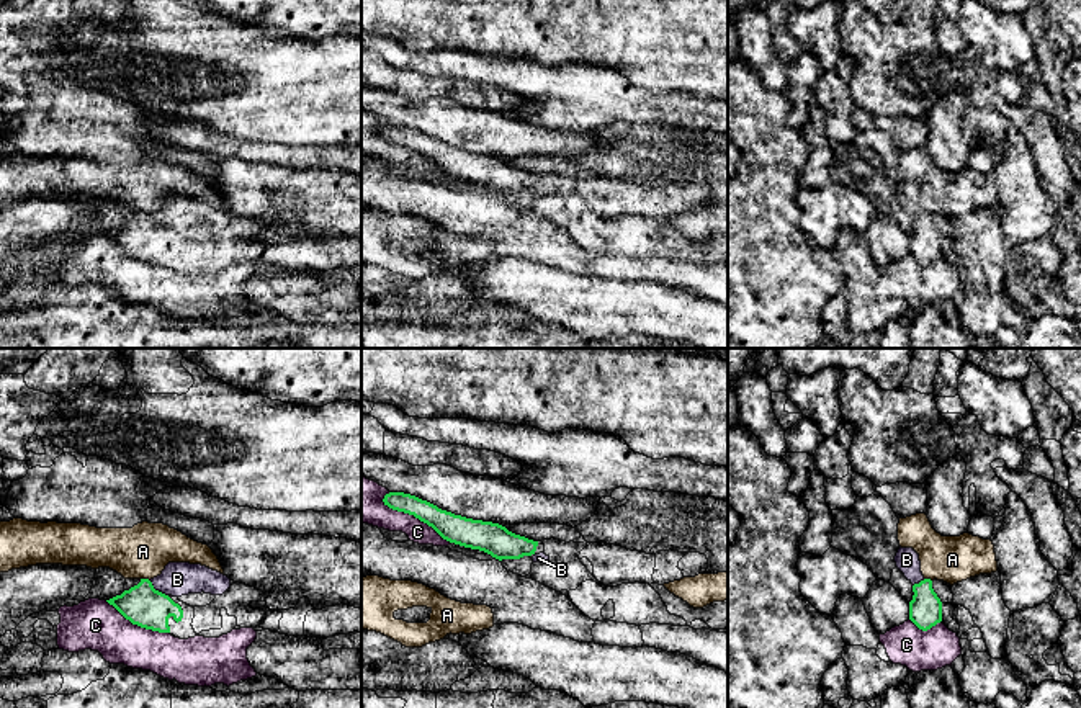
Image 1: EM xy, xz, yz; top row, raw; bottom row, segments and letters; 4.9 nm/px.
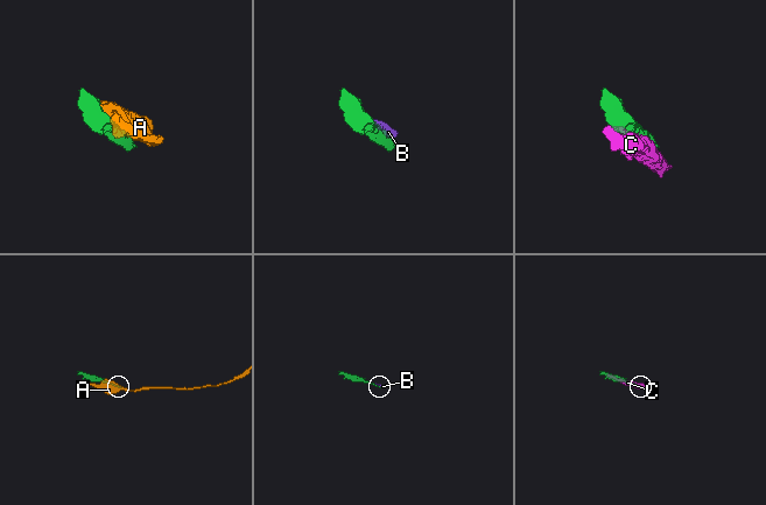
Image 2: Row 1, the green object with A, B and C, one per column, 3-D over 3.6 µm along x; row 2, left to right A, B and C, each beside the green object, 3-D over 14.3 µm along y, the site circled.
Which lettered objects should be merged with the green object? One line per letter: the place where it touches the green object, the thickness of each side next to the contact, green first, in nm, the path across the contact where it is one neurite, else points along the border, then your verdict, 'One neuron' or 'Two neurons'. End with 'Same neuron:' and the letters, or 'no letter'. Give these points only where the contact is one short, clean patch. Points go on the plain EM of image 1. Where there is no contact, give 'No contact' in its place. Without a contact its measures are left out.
A: Touches green at xy (146, 213). Thickness 200 nm (green) against 260 nm. Two neurons
B: Touches green at xy (157, 224). Thickness 200 nm (green) against 170 nm. One neuron
C: Touches green at xz (414, 149). Thickness 140 nm (green) against 180 nm. Two neurons
Same neuron: B

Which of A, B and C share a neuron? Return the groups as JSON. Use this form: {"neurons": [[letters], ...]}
{"neurons": [["A"], ["B"], ["C"]]}

